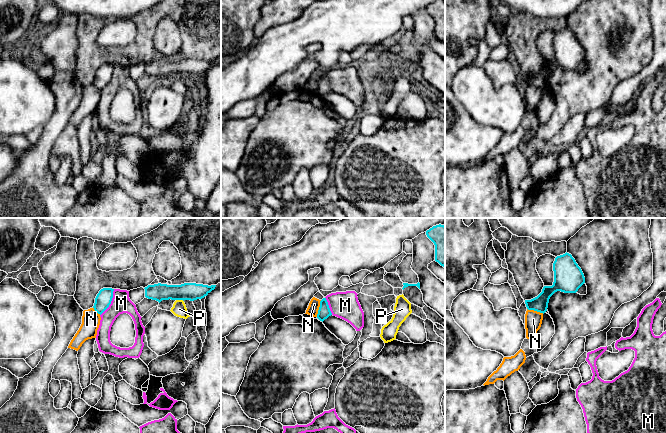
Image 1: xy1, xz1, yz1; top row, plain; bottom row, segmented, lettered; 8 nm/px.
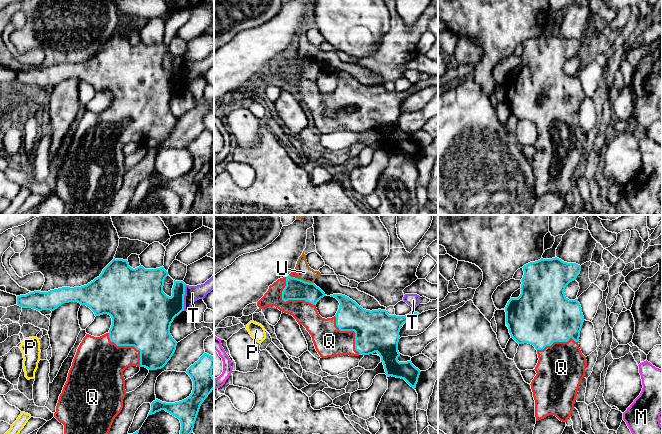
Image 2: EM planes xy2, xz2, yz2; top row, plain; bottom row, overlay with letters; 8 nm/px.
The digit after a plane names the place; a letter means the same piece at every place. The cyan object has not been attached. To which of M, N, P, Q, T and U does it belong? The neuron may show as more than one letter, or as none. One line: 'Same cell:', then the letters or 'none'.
Same cell: Q

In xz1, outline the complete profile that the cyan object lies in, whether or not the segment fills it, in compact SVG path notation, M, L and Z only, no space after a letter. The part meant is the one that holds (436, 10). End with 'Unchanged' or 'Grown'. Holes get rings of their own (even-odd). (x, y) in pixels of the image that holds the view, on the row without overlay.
M433 2L426 11L435 21L435 37L445 44L445 2Z. Unchanged

